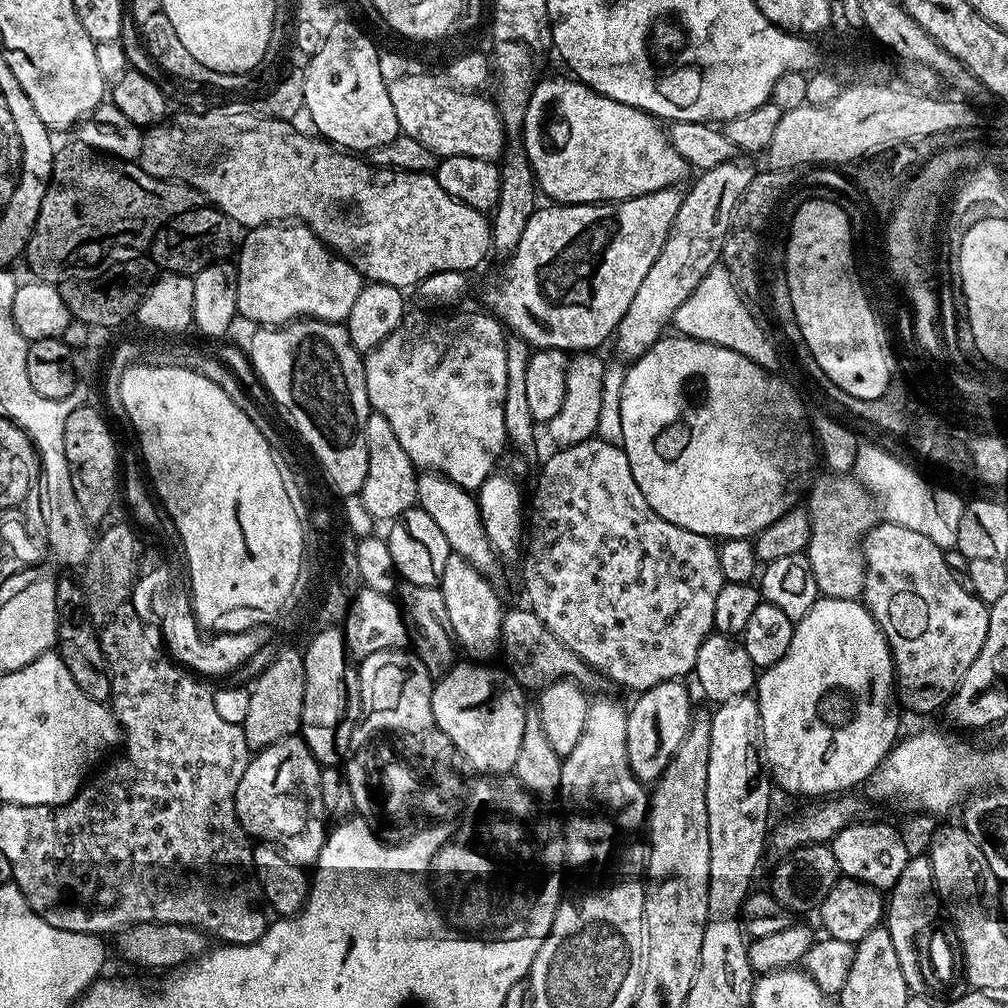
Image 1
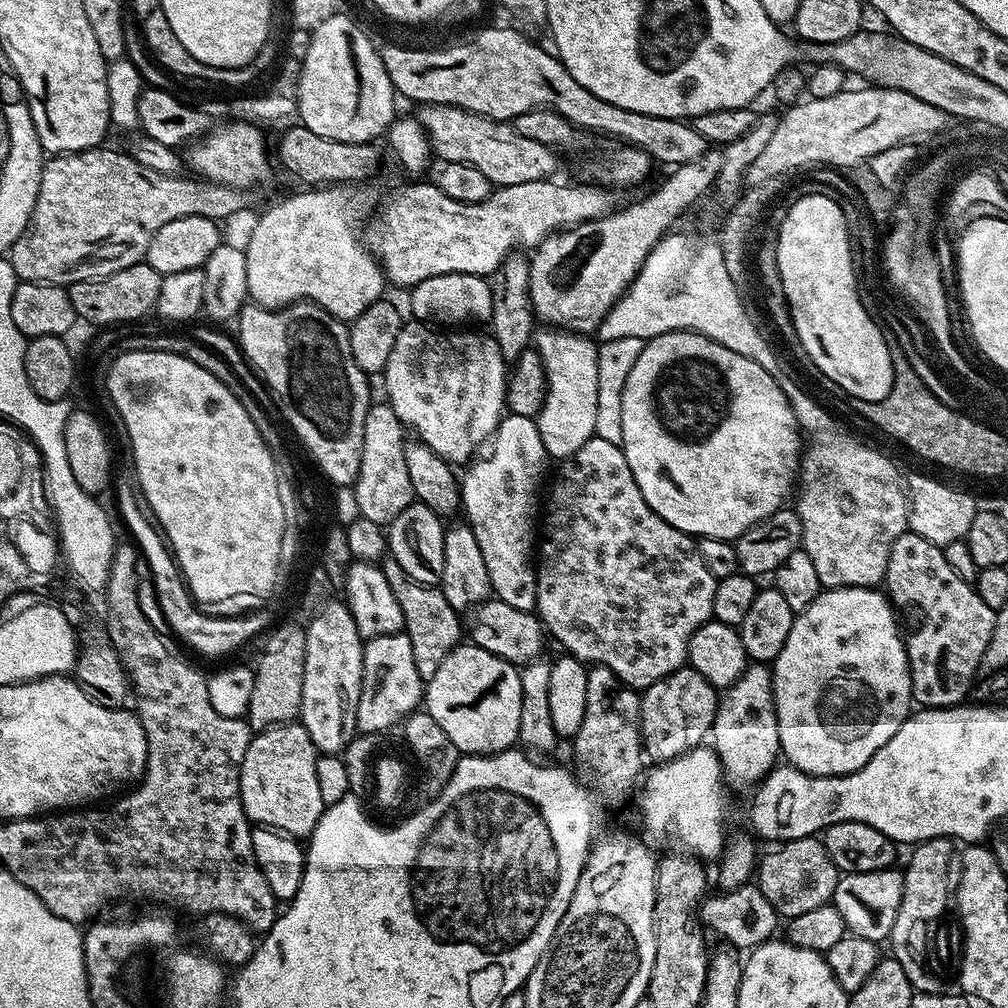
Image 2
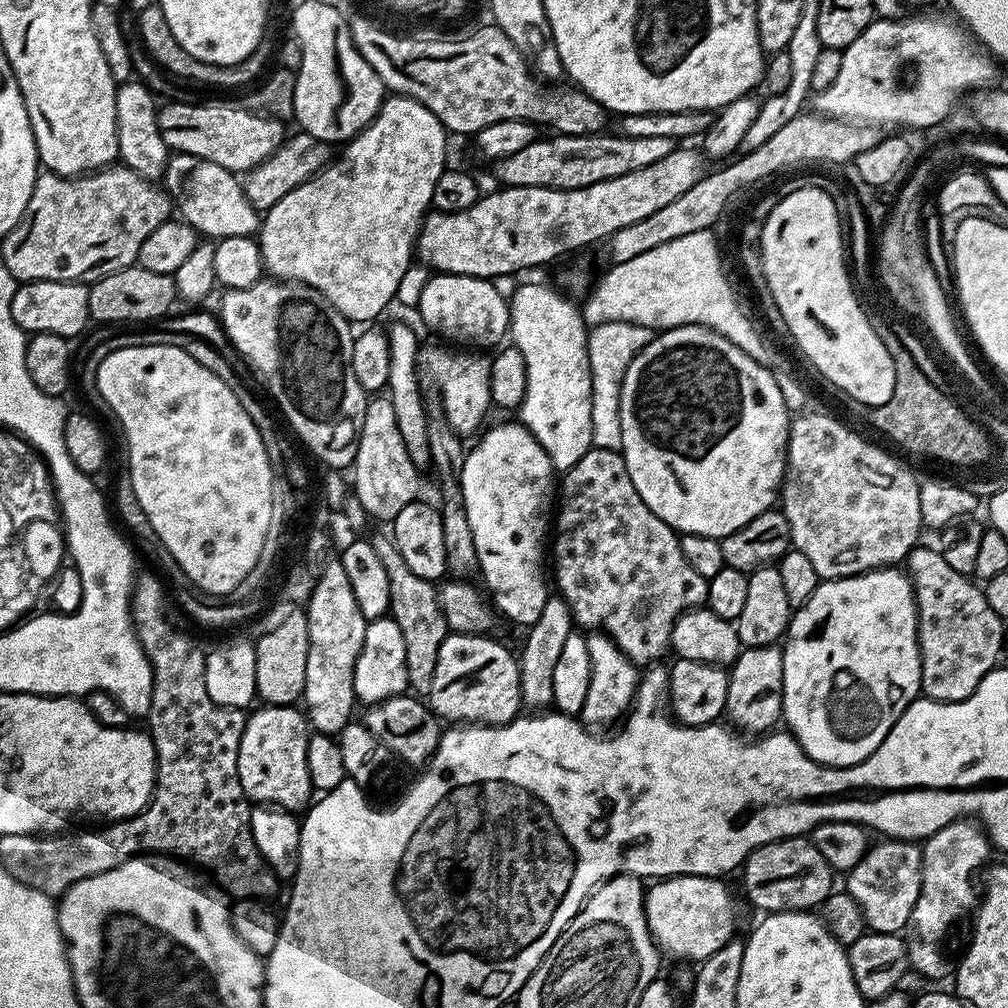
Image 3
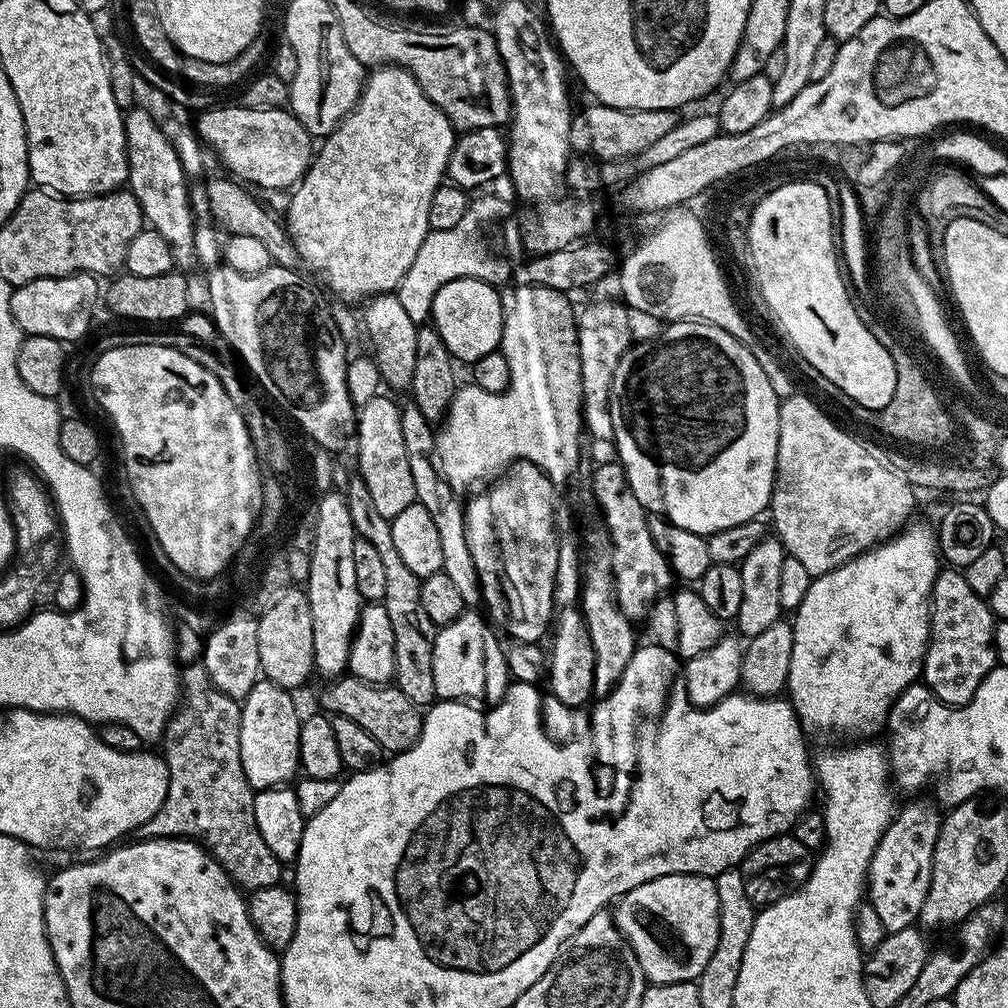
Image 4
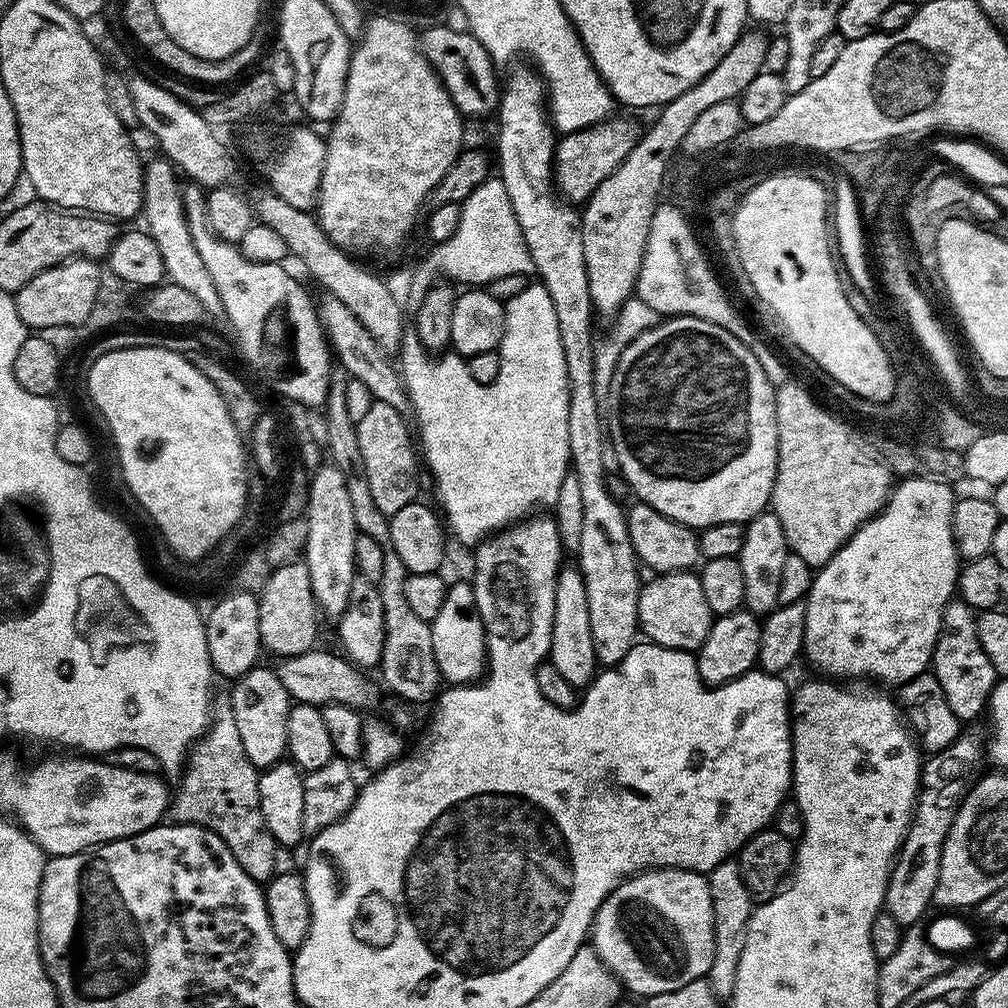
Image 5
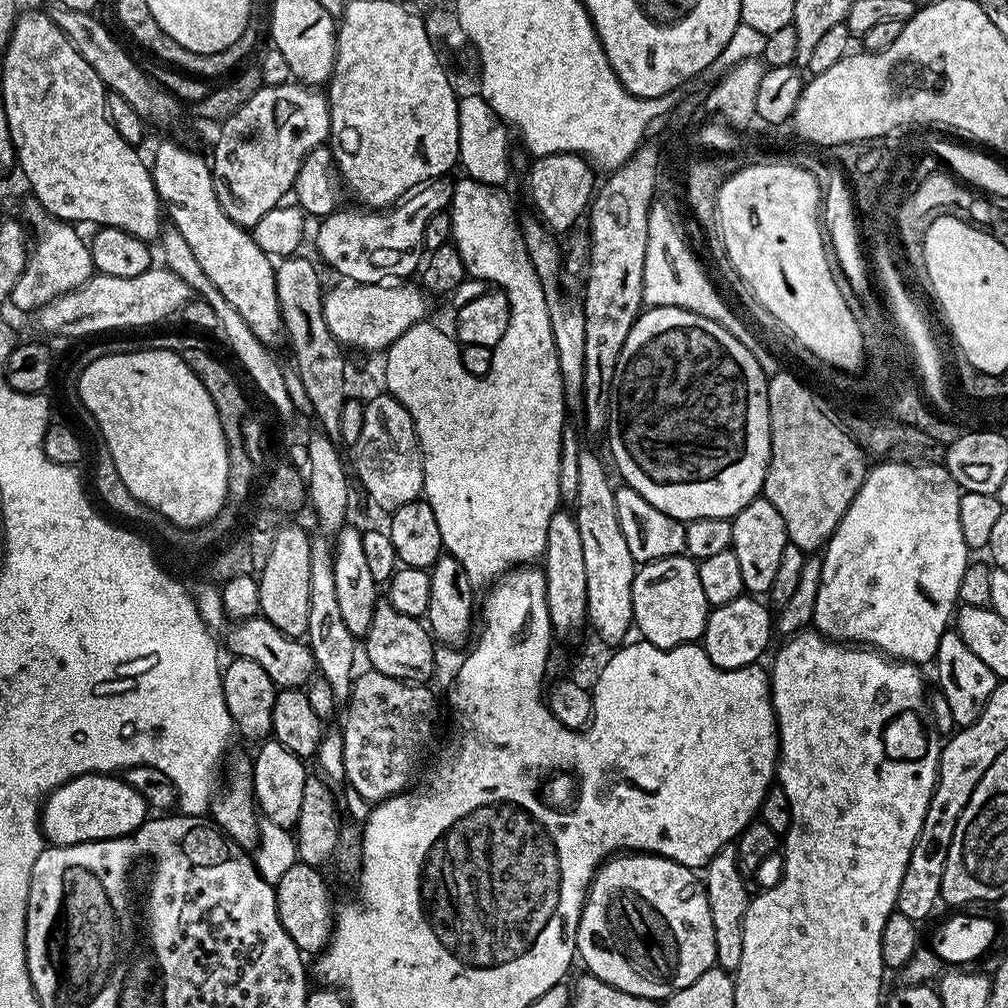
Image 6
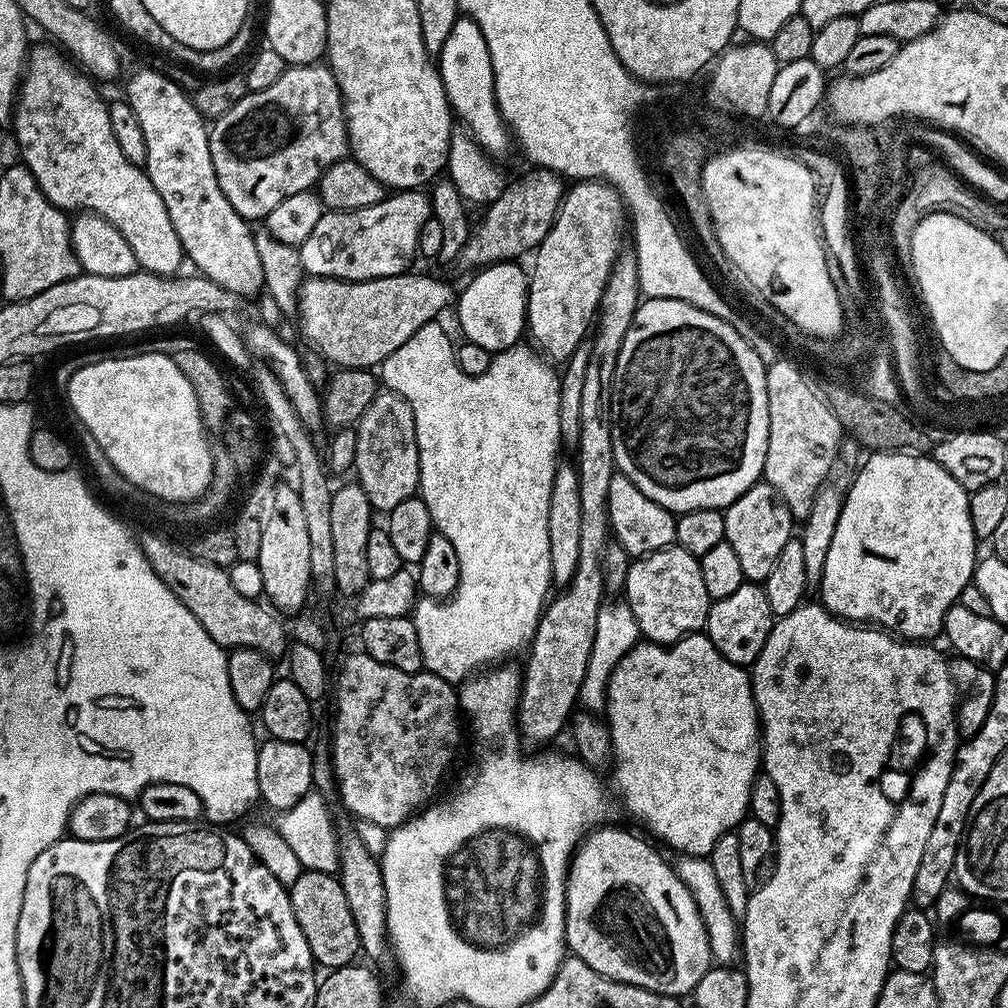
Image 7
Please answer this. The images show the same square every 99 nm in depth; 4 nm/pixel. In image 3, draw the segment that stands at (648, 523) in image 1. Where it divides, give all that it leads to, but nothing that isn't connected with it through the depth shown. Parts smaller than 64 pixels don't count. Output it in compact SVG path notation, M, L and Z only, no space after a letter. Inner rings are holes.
M593 447L563 473L558 484L554 539L550 544L551 559L552 556L556 559L555 591L570 606L572 619L581 629L599 630L609 636L634 665L652 666L663 661L660 659L669 655L672 646L674 622L683 612L699 608L707 601L708 581L692 578L696 576L694 566L686 564L686 554L679 551L680 536L676 529L658 518L658 514L654 514L654 510L642 502L638 490L634 490L624 457L619 451ZM668 548L673 552L673 562L683 566L682 570L692 580L628 580L628 560L644 560L640 564L641 570L656 572L660 568L656 559L666 555Z

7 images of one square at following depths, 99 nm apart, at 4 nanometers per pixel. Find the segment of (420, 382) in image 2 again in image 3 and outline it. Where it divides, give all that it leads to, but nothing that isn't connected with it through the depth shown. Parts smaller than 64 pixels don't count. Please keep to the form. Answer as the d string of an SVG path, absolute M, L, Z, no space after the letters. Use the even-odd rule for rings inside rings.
M421 347L418 357L418 372L425 381L436 387L440 395L439 407L444 417L450 422L450 426L457 434L472 432L484 420L488 408L493 407L492 394L490 392L490 366L491 359L486 355L479 356L476 350L460 350L455 352L452 348L428 348Z

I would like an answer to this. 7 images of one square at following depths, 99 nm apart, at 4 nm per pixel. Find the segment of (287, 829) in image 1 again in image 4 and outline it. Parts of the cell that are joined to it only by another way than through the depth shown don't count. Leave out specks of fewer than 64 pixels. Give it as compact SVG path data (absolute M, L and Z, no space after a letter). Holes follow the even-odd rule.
M261 678L241 703L238 746L242 754L242 770L246 774L246 782L250 782L254 790L287 785L295 781L300 772L298 734L302 712L296 709L292 696L289 689Z

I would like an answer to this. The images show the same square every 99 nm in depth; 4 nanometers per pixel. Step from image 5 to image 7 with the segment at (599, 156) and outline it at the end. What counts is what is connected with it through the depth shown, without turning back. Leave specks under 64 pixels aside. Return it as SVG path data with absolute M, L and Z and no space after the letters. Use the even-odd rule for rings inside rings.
M533 167L521 180L509 183L496 201L483 209L484 221L473 227L462 254L454 261L455 267L479 270L489 264L512 262L516 256L535 253L536 247L550 234L556 212L564 201L566 184L548 168Z

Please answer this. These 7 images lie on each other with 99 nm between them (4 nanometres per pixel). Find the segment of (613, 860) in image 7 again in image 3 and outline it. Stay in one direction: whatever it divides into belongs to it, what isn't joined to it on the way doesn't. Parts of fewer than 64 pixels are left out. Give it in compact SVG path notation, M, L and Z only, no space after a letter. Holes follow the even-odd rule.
M669 876L645 891L644 913L648 929L665 957L699 962L722 950L722 946L737 935L736 904L724 883L714 876Z

